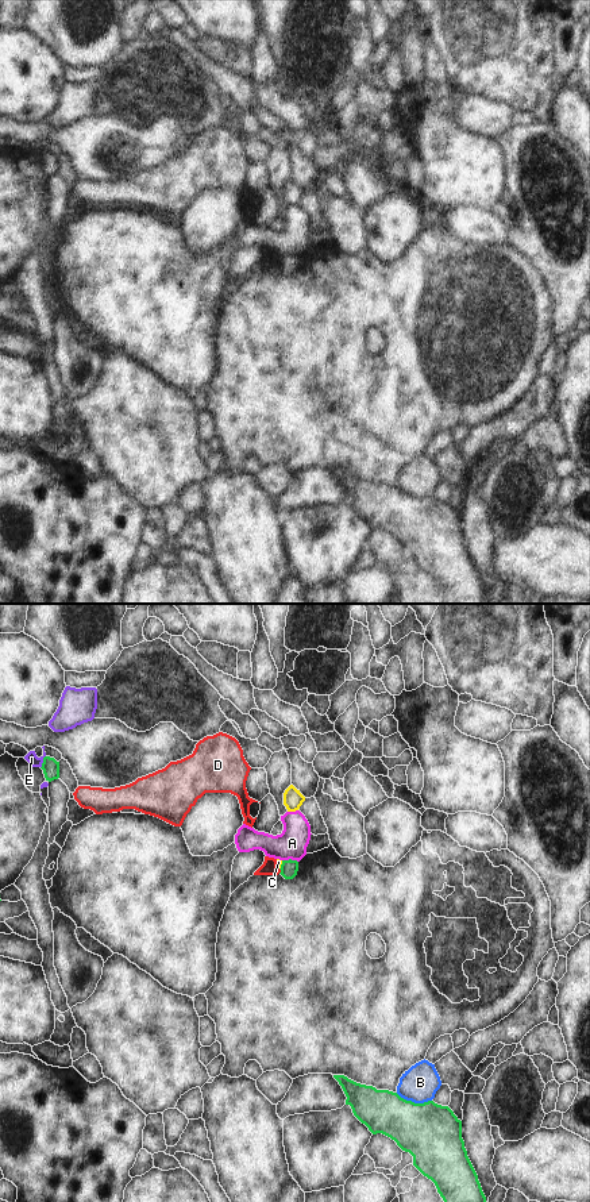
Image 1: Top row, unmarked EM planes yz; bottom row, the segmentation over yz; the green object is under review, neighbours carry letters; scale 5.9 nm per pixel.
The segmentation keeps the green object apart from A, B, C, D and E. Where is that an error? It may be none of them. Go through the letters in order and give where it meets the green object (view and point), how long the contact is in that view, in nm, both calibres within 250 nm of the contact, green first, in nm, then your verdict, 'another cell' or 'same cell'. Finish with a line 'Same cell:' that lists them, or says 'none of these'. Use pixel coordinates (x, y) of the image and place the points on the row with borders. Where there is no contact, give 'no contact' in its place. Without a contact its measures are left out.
A: contact yz (290, 859); length 100 nm; calibres 100 and 180 nm; another cell
B: contact yz (413, 1102); length 220 nm; calibres 360 and 220 nm; another cell
C: contact yz (281, 865); length 60 nm; calibres 100 and 30 nm; another cell
D: contact yz (281, 871); length 30 nm; calibres 100 and 90 nm; another cell
E: contact yz (43, 762); length 80 nm; calibres 100 and 70 nm; another cell
Same cell: none of these

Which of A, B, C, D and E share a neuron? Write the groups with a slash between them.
A / B / C / D / E

